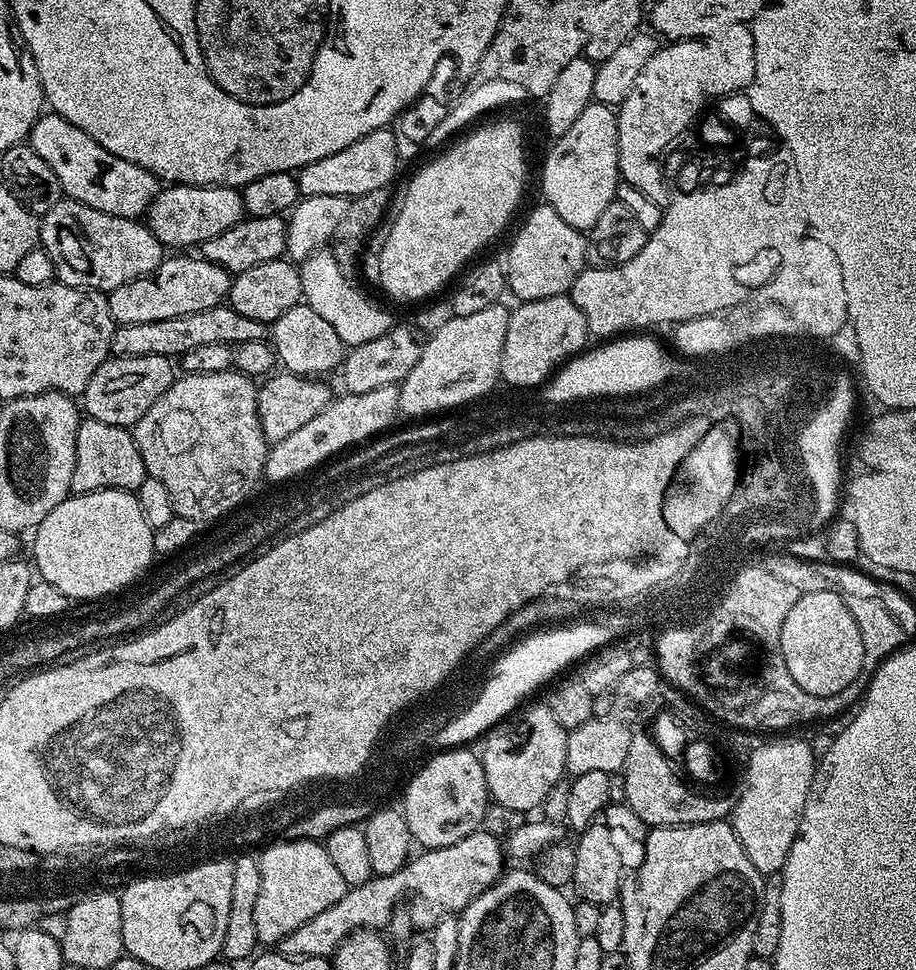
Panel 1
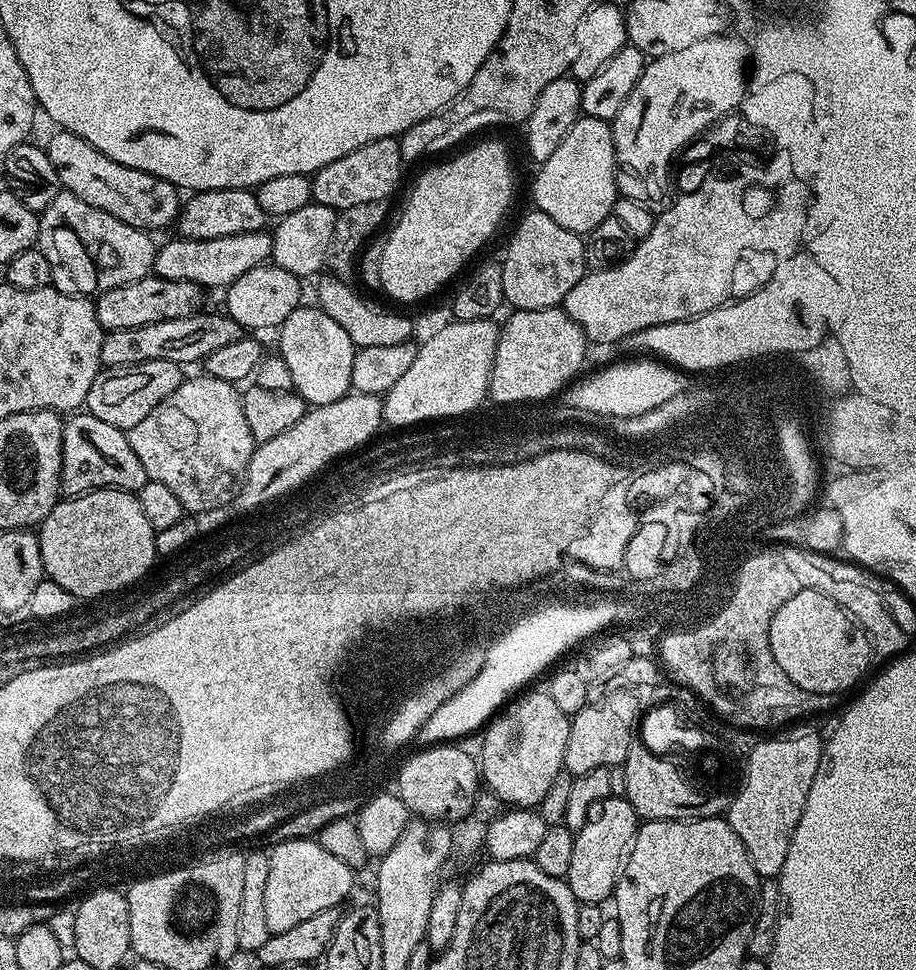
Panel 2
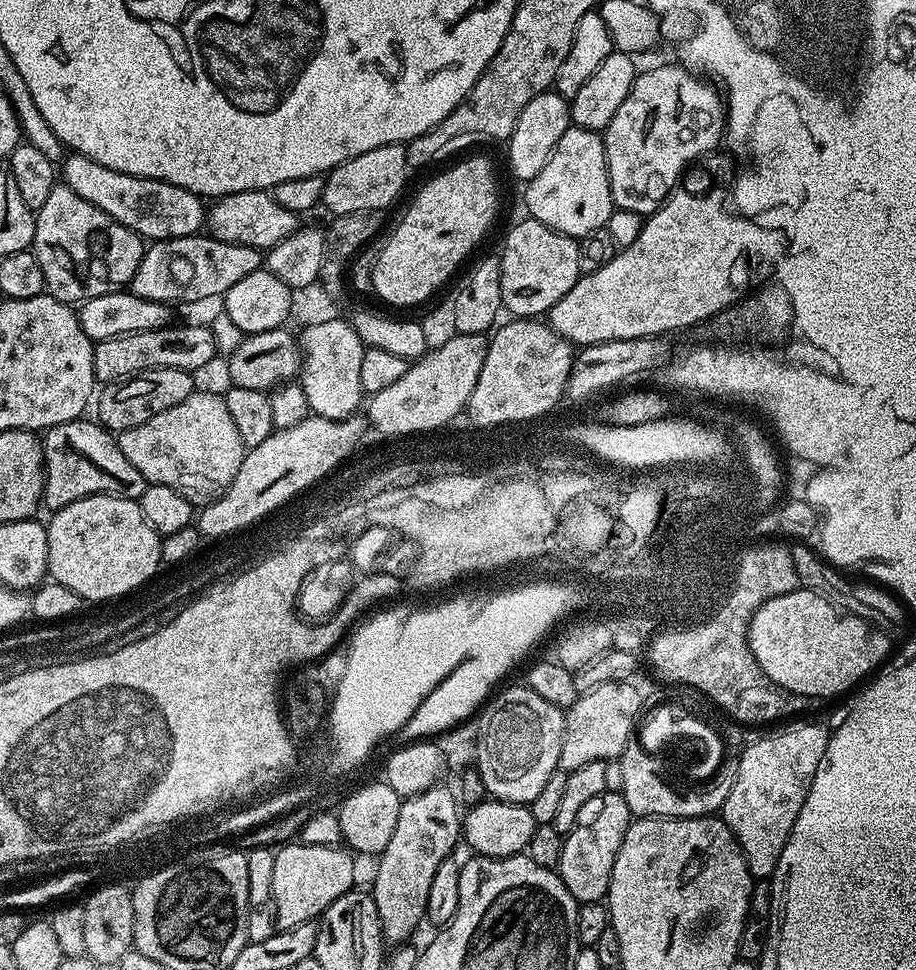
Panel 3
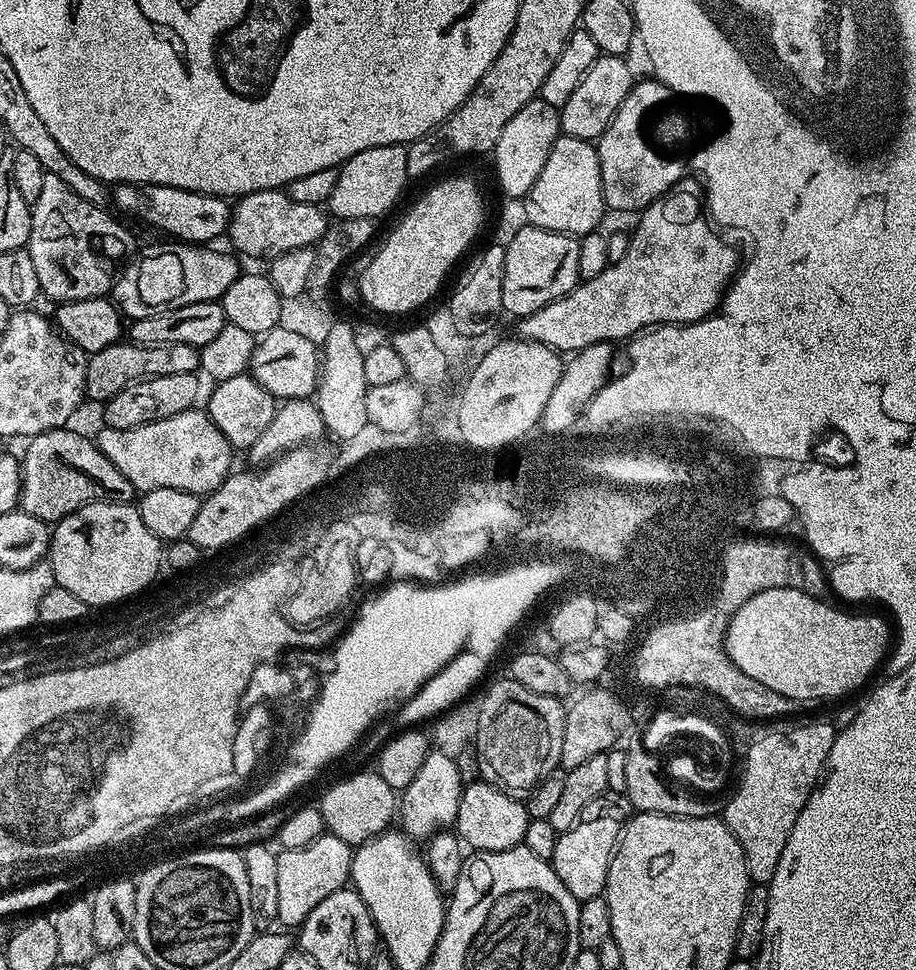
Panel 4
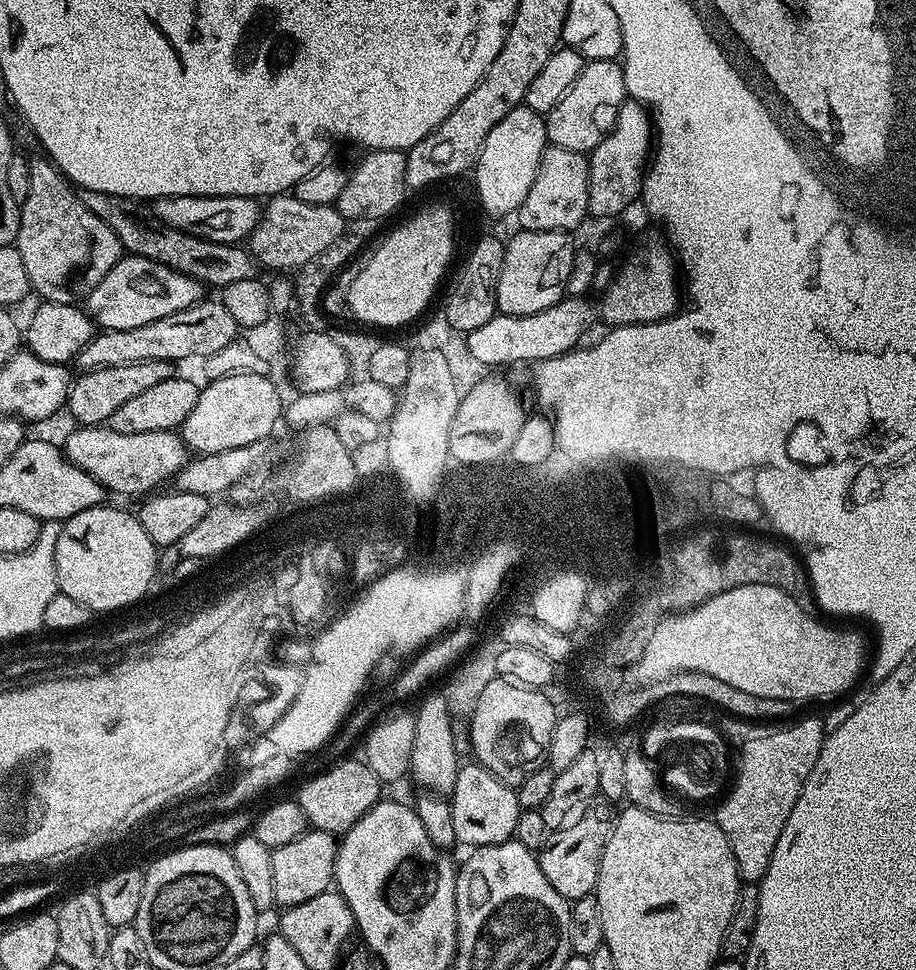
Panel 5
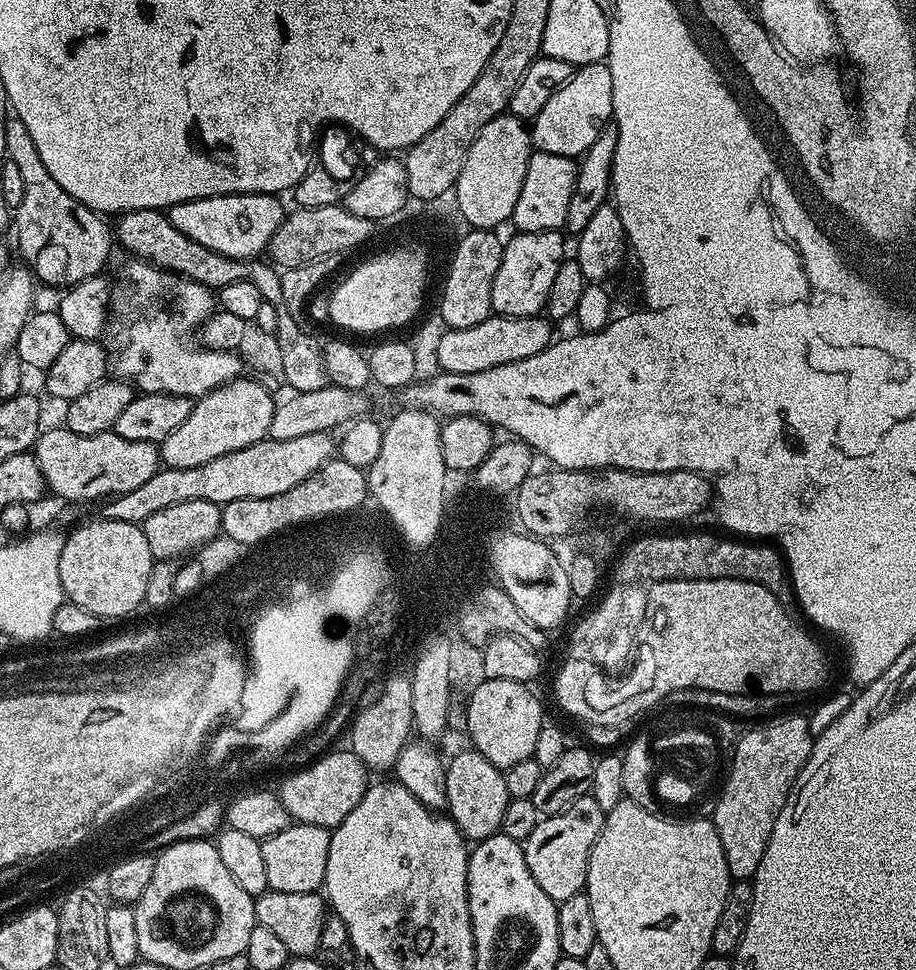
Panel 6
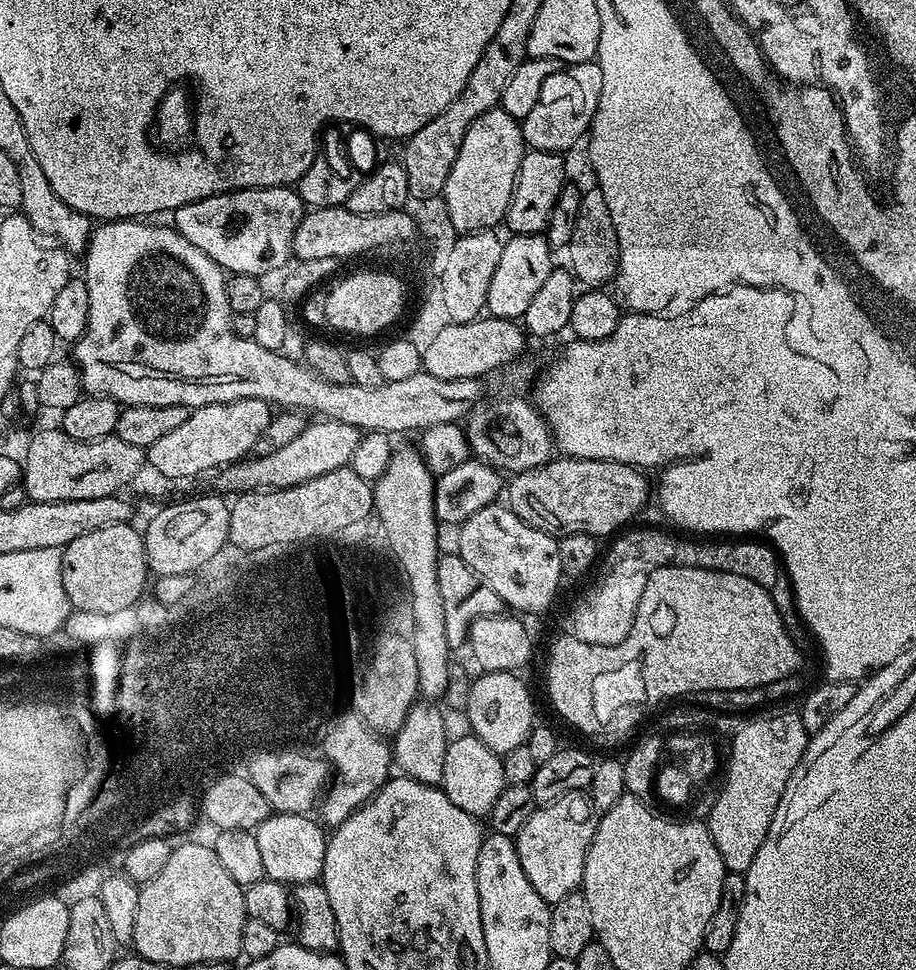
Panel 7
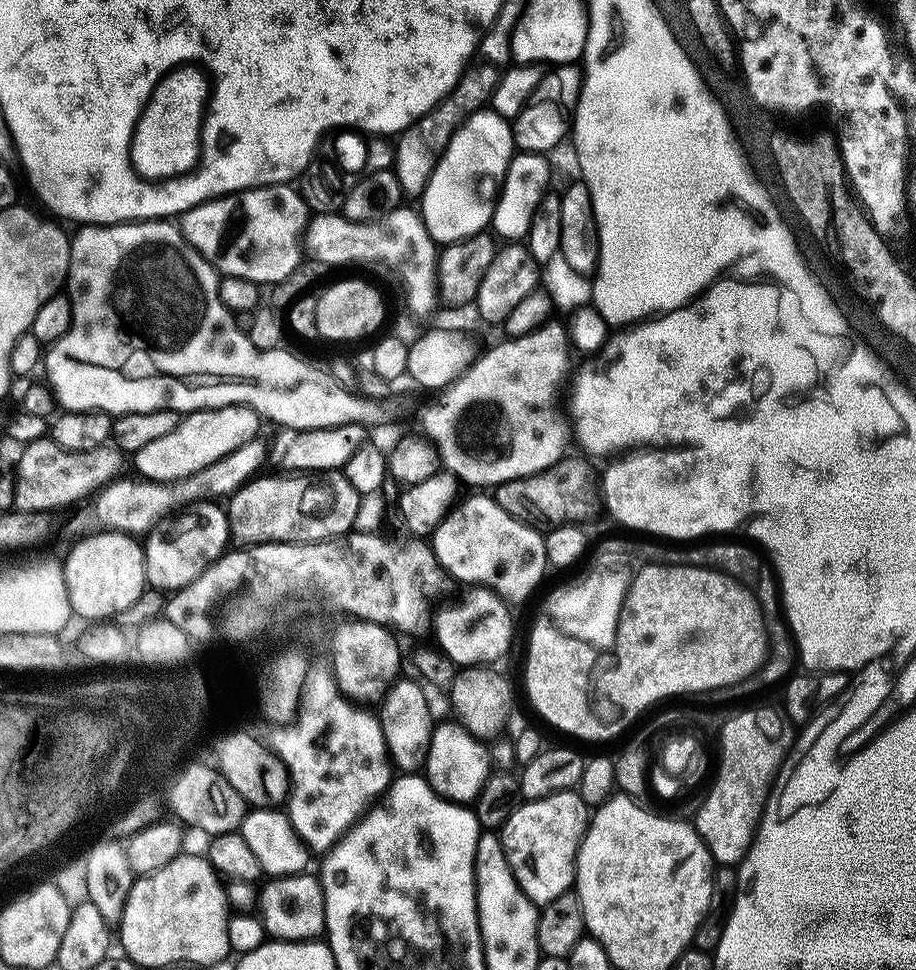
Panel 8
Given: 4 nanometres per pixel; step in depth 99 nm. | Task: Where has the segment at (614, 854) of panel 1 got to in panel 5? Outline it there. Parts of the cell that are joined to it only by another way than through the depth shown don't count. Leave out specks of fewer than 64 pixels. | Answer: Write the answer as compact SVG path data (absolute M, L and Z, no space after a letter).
M603 798L589 803L575 819L555 829L544 841L544 847L539 849L538 859L542 874L546 874L546 882L550 882L550 886L554 886L554 890L558 890L558 894L569 902L595 893L602 850L614 823L612 808L613 805Z

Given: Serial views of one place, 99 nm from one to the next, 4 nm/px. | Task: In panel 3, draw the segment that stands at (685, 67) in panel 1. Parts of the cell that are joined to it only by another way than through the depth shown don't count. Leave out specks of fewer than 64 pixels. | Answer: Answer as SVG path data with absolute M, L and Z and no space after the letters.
M674 62L652 68L649 72L641 71L630 94L626 94L626 102L618 106L618 114L610 118L602 132L613 205L645 218L658 211L676 185L681 183L692 152L700 152L700 148L707 148L707 144L716 140L716 128L720 128L720 108L716 108L716 96L712 96L704 84L696 84L692 76L684 76Z

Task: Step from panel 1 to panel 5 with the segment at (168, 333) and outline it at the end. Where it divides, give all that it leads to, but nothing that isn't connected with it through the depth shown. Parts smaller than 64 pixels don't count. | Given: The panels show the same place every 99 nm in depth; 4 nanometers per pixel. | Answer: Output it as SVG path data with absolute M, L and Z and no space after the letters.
M167 360L140 361L130 365L85 371L71 381L67 394L66 412L76 420L77 425L103 425L110 418L110 414L118 410L118 406L142 394L142 390L150 390L150 386L158 386L158 382L166 382L166 378L170 378L173 374L173 365Z

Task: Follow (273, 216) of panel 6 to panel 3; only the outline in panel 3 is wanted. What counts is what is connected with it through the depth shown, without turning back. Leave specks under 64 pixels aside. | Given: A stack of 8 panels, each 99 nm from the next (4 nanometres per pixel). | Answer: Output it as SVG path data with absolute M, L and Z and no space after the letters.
M80 152L65 155L62 161L62 180L70 190L74 190L74 194L78 194L78 198L86 198L86 202L98 206L98 210L102 210L116 223L138 233L148 242L195 236L206 224L205 205L200 205L203 204L201 197L195 196L190 190L182 190L182 186L174 186L170 182L162 182L154 178L142 178L122 174L118 170L110 170L110 166L102 166Z

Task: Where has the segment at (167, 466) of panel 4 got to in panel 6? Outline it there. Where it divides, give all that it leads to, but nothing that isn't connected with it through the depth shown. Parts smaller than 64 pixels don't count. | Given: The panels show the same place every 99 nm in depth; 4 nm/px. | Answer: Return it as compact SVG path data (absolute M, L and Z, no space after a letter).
M65 426L41 432L34 449L36 465L44 476L49 493L67 501L99 501L99 496L138 490L142 482L150 478L161 467L160 449L150 442L130 442L116 432L103 432L93 436L74 434Z

